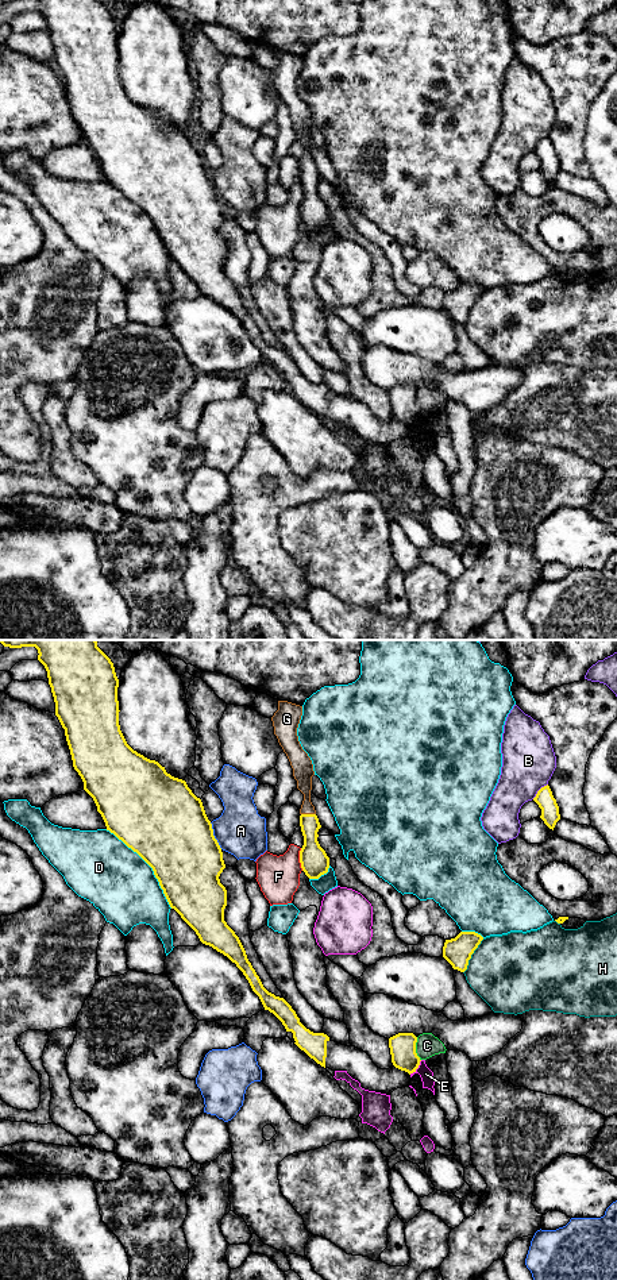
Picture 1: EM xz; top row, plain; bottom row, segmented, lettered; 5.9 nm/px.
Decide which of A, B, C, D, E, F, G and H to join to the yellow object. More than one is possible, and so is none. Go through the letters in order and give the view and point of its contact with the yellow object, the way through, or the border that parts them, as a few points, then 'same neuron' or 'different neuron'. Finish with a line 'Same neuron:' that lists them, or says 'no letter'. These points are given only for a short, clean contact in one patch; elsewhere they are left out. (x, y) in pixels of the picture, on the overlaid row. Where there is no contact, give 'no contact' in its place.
A: meets yellow in xz at (213, 836); different neuron
B: meets yellow in xz at (539, 790); different neuron
C: meets yellow in xz at (415, 1049); border along xz (416, 1037), (416, 1055), (420, 1060); different neuron
D: meets yellow in xz at (149, 864); different neuron
E: meets yellow in xz at (416, 1068); different neuron
F: meets yellow in xz at (300, 859); different neuron
G: meets yellow in xz at (308, 814); runs through xz (312, 856), (308, 814), (303, 774); same neuron
H: meets yellow in xz at (470, 956); different neuron
Same neuron: G

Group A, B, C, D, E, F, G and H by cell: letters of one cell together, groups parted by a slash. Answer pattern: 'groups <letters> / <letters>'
groups A / B / C / D / E / F / G / H

